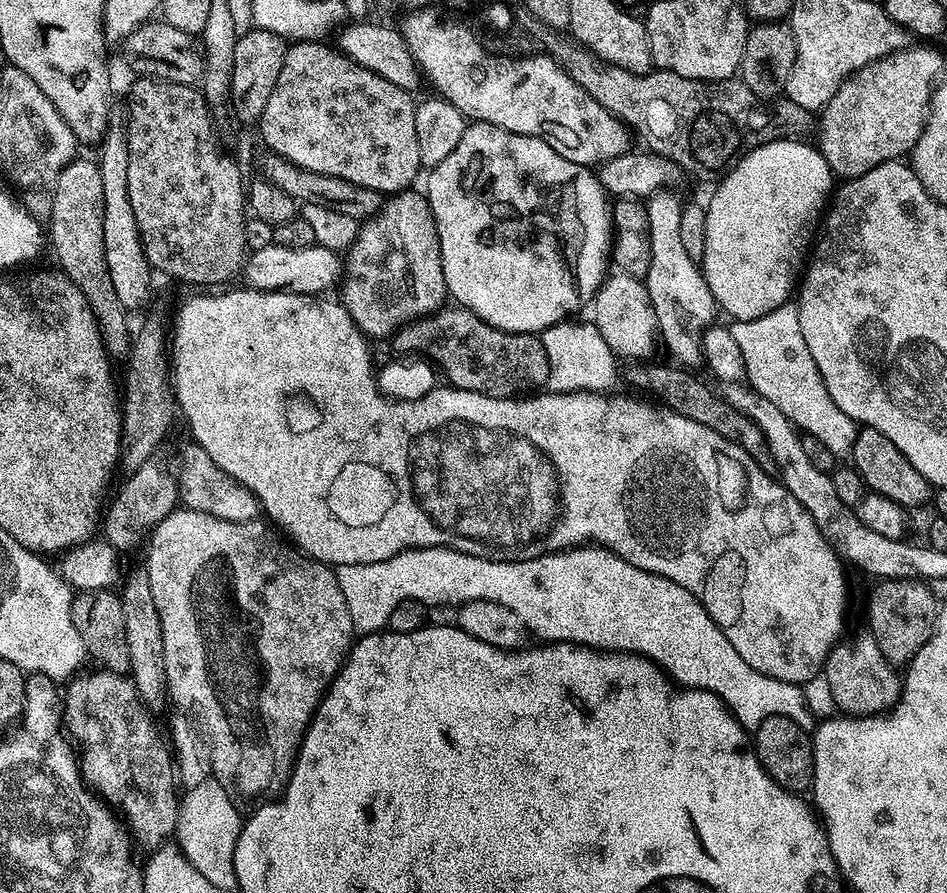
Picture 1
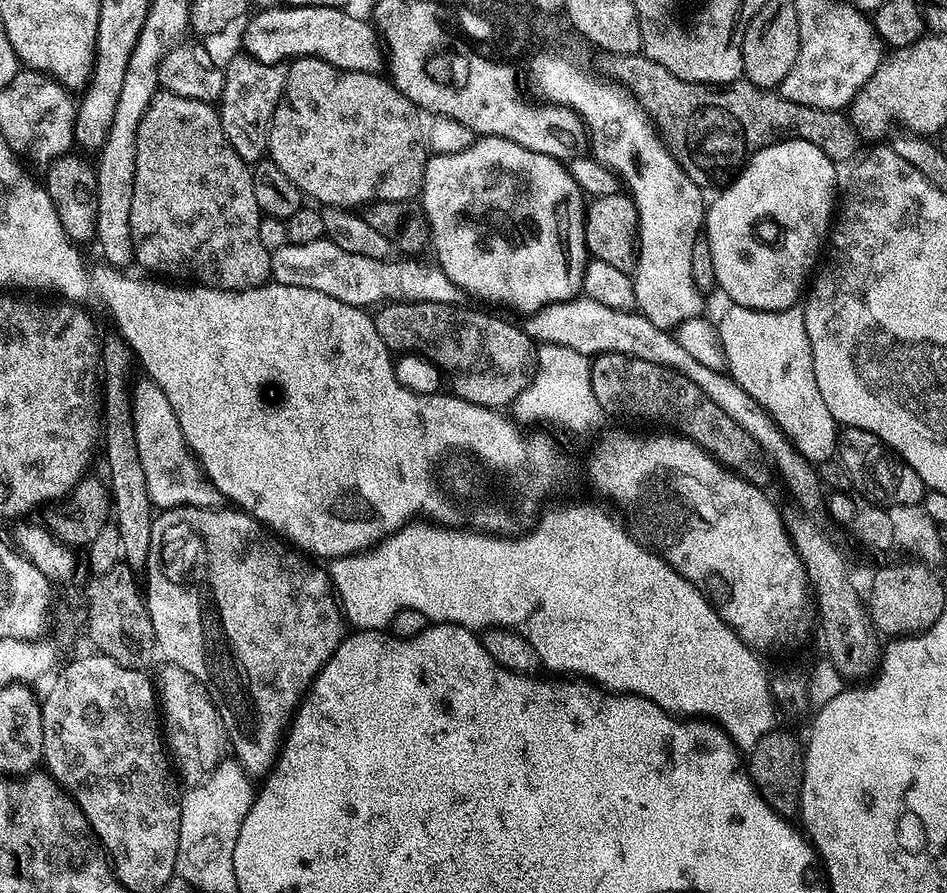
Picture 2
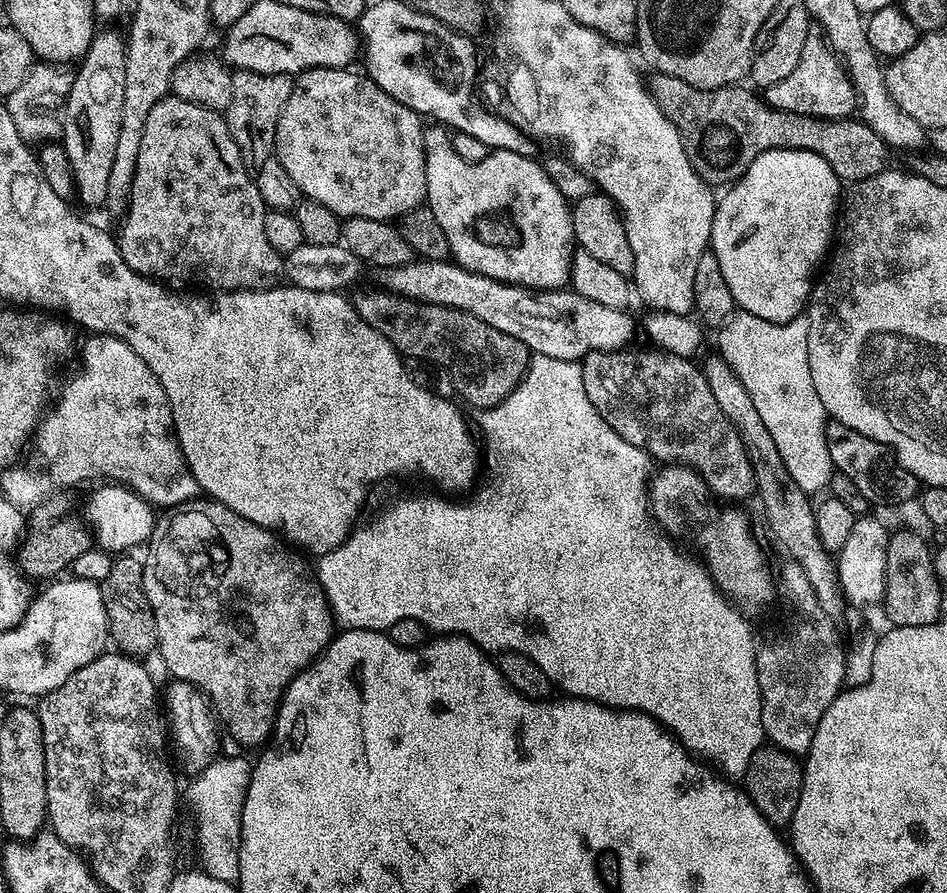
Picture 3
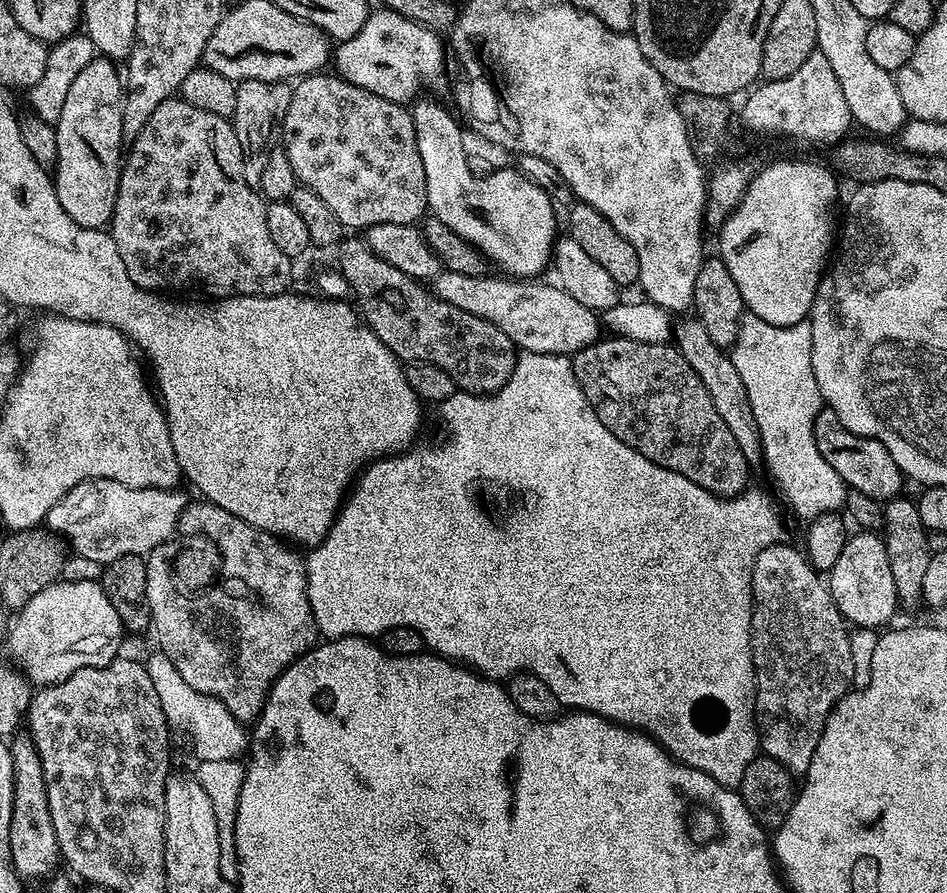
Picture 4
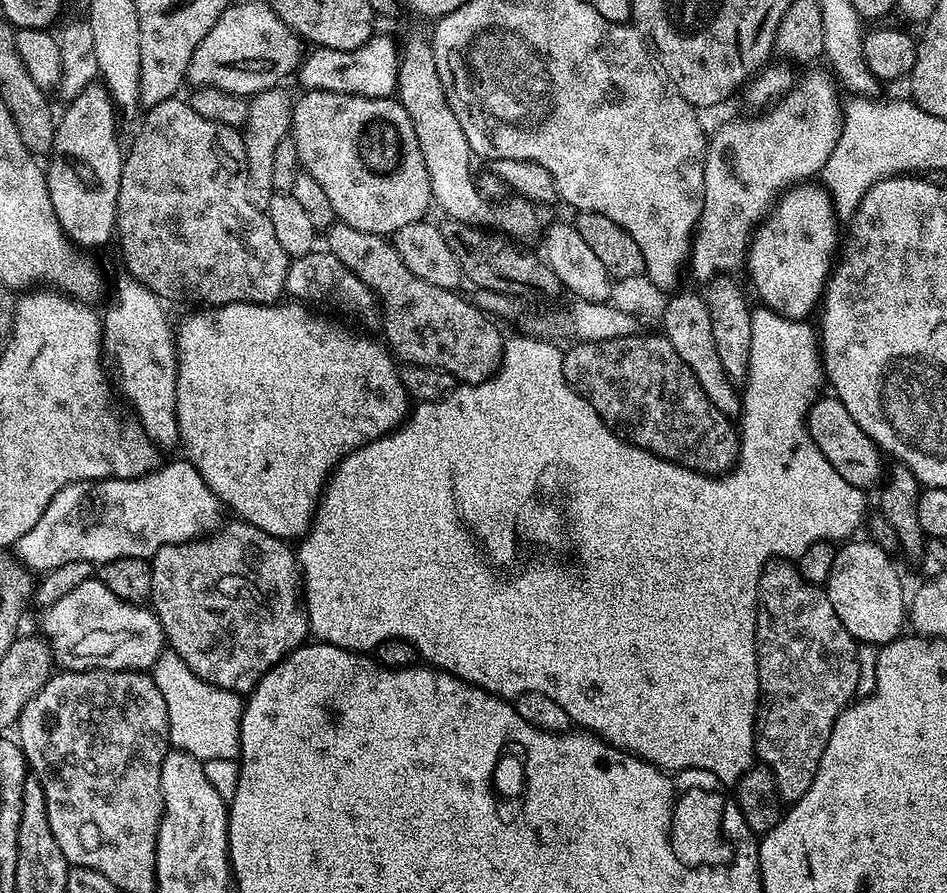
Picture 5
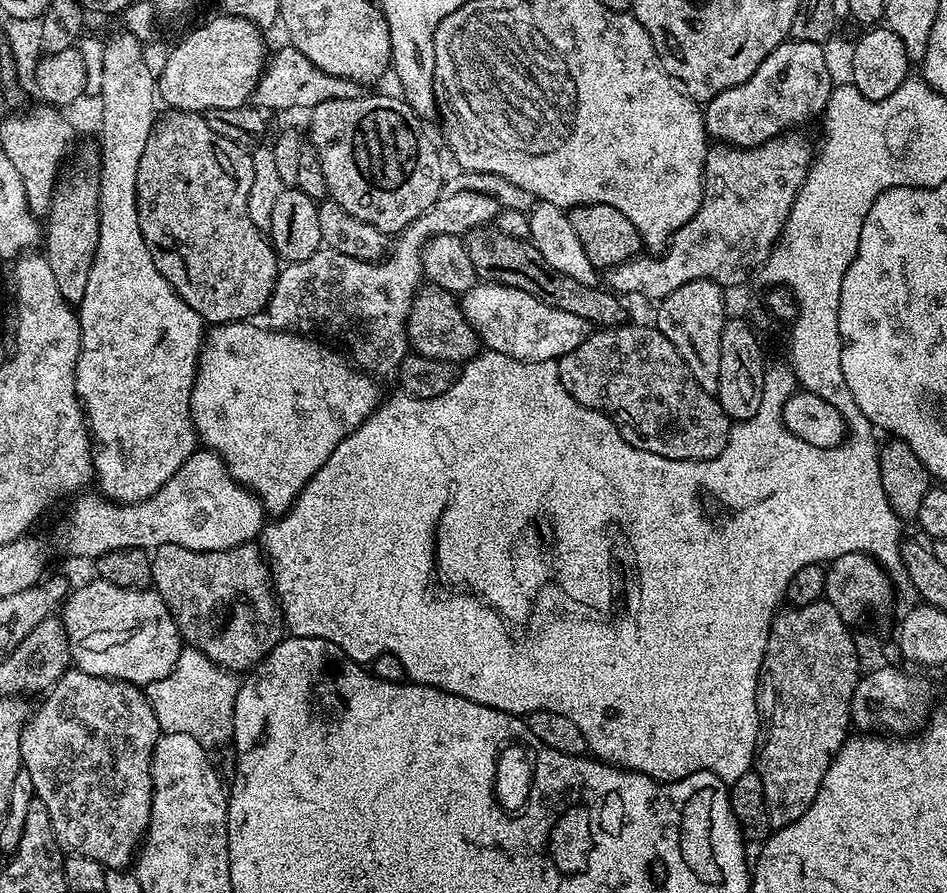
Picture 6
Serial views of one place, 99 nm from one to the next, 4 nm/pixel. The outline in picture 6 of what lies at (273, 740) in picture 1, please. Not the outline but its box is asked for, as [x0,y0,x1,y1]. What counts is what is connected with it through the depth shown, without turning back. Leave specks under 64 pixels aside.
[151,543,286,674]

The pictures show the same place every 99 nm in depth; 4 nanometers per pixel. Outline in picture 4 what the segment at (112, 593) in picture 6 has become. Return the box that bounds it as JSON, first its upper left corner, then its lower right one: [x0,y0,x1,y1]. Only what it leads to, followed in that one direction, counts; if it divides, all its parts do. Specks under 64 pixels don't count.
[6,580,126,686]

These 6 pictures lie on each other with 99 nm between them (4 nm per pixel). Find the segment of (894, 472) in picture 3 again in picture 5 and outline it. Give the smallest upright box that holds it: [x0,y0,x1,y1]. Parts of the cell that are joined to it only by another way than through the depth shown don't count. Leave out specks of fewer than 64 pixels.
[806,395,882,490]

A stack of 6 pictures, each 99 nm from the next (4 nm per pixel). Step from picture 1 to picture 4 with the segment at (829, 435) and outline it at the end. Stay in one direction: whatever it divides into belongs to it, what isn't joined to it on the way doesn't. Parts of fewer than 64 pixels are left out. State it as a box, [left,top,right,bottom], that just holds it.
[730,315,846,522]

